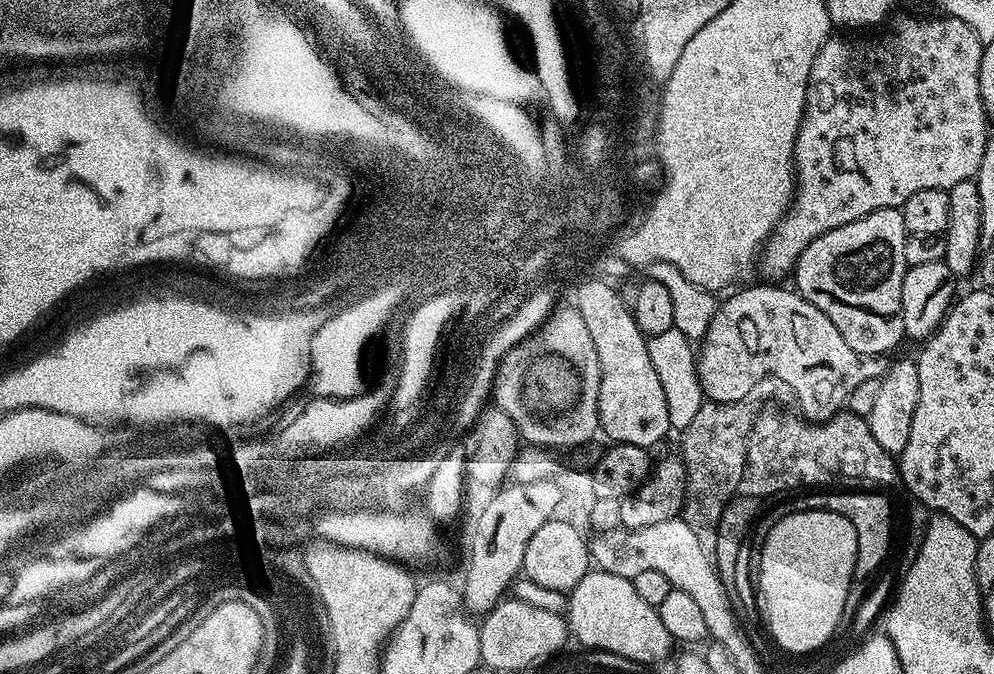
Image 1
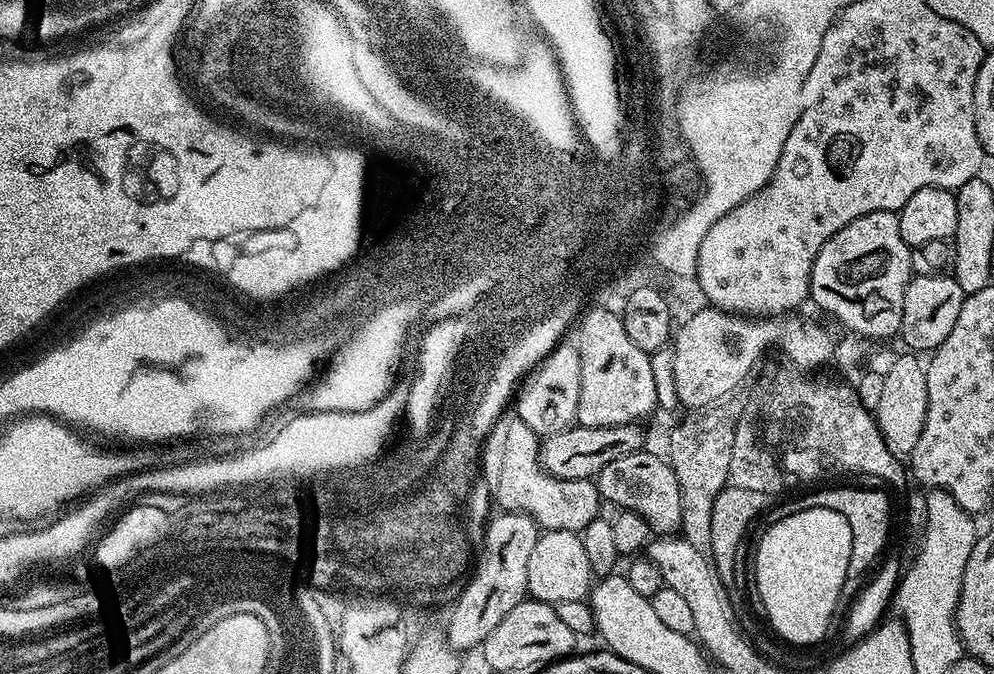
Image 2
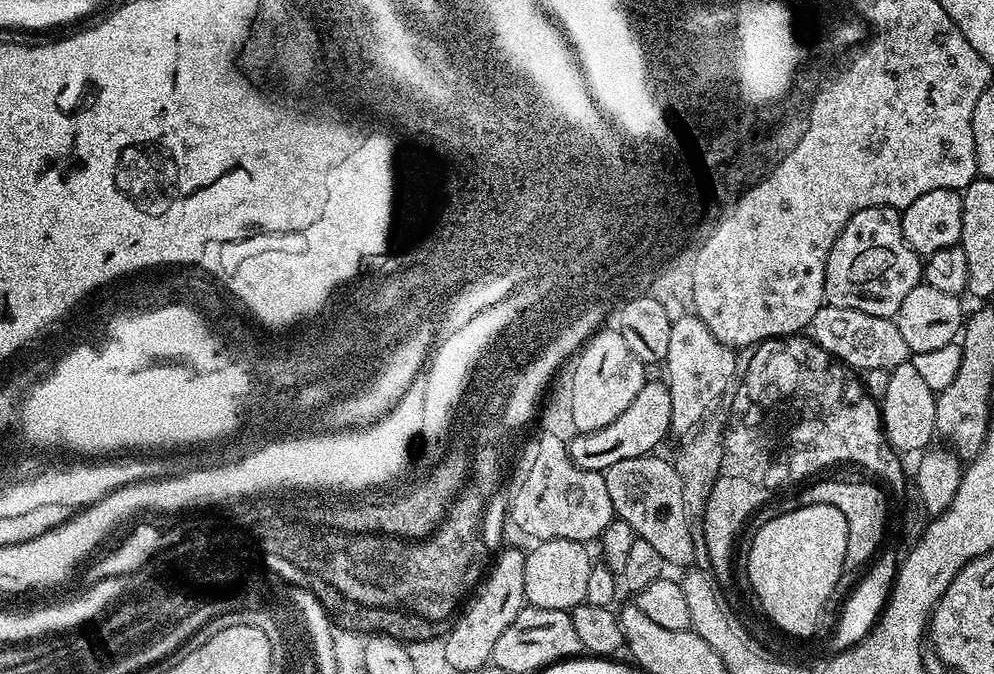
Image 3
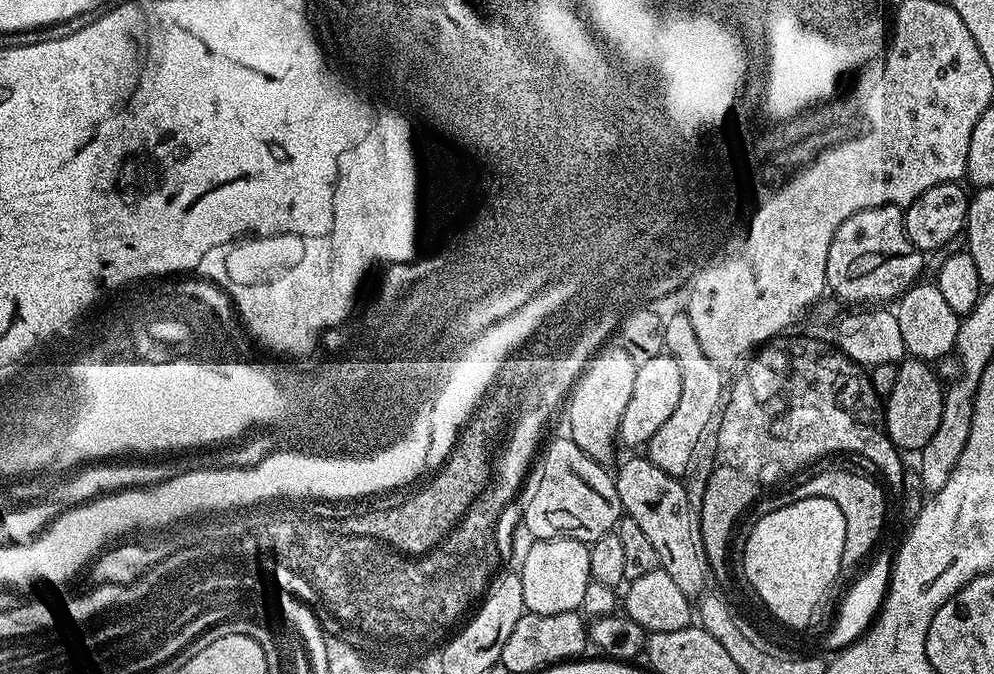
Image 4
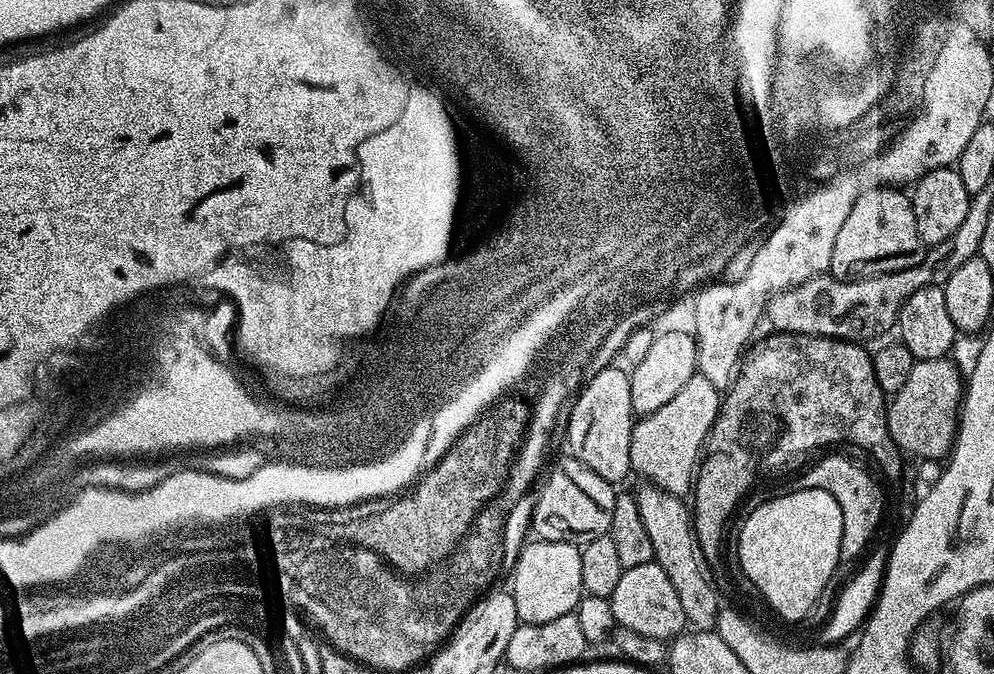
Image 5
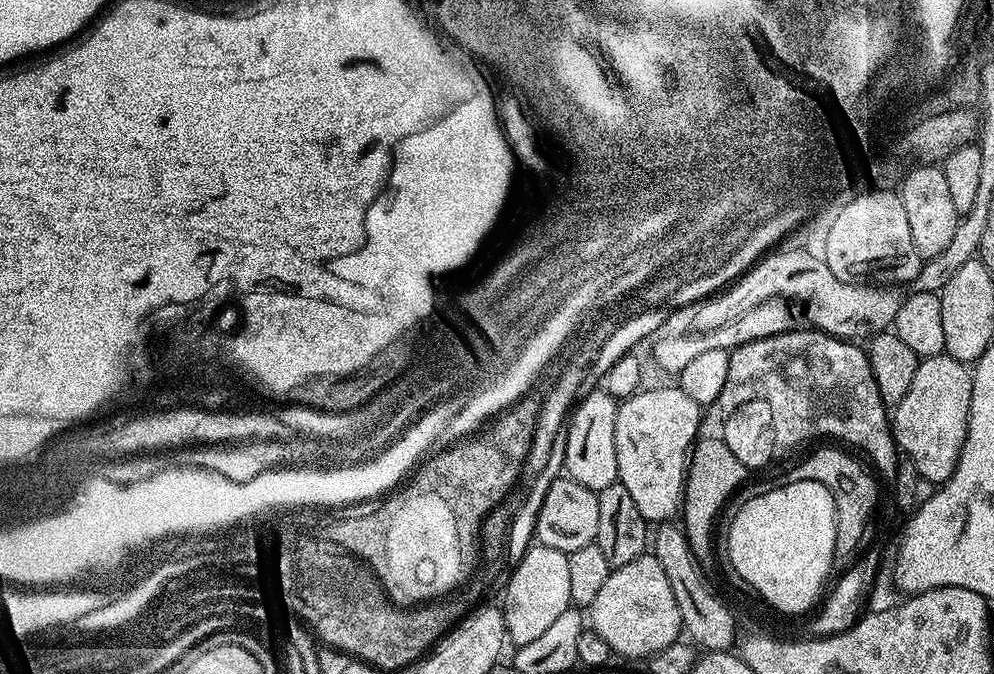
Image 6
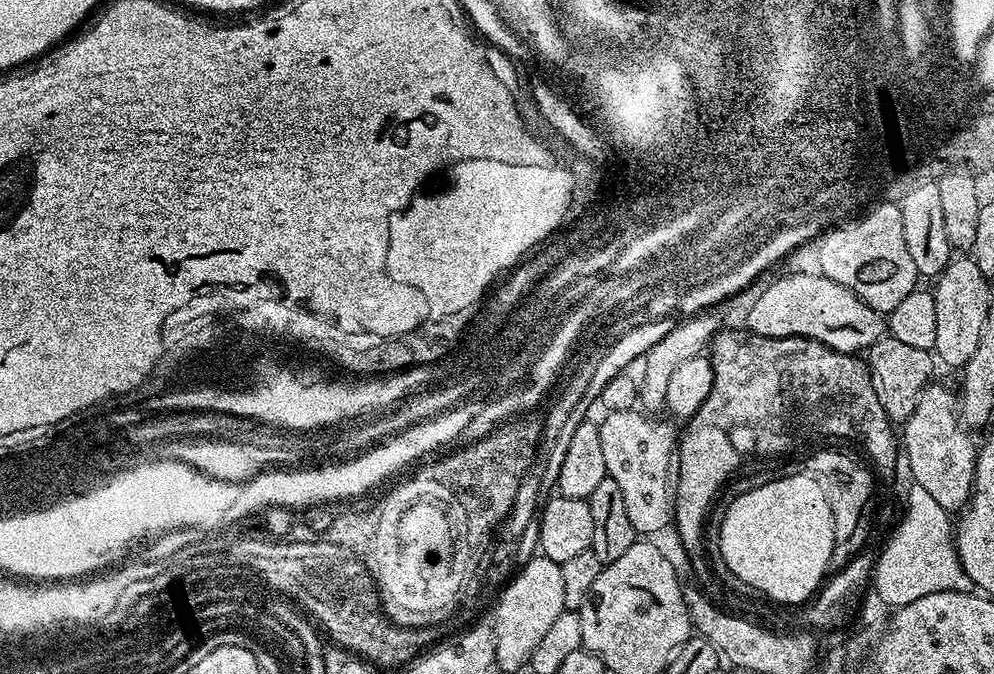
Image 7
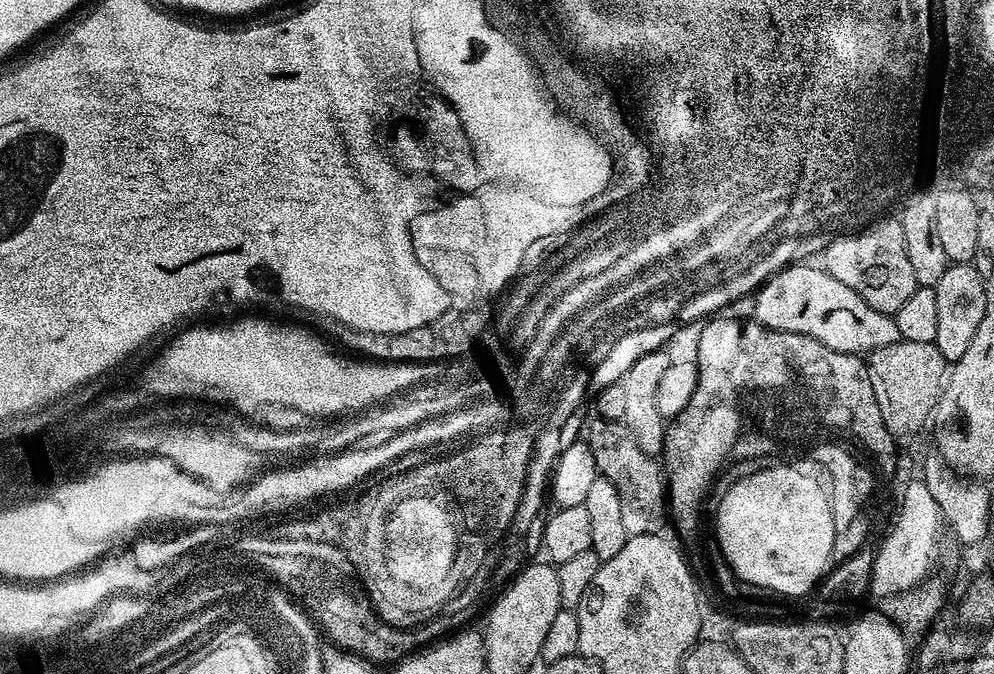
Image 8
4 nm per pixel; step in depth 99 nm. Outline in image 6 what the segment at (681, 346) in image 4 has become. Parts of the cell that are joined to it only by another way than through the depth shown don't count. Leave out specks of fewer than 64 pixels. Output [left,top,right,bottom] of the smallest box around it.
[614,386,702,522]

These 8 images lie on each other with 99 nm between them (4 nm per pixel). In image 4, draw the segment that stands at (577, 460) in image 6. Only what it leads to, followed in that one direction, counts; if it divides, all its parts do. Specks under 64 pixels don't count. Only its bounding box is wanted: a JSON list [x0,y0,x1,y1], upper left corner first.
[566,346,638,462]

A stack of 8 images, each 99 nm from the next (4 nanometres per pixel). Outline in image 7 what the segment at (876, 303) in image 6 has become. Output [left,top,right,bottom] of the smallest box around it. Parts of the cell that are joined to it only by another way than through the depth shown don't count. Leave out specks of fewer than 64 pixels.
[626,310,722,412]

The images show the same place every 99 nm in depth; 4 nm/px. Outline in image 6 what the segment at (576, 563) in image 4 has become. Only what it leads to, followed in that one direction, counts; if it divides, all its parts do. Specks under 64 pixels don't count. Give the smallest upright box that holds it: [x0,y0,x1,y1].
[504,543,572,646]

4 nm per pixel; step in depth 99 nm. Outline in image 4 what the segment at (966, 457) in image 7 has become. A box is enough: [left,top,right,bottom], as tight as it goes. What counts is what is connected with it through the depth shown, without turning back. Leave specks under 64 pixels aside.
[883,358,945,449]

